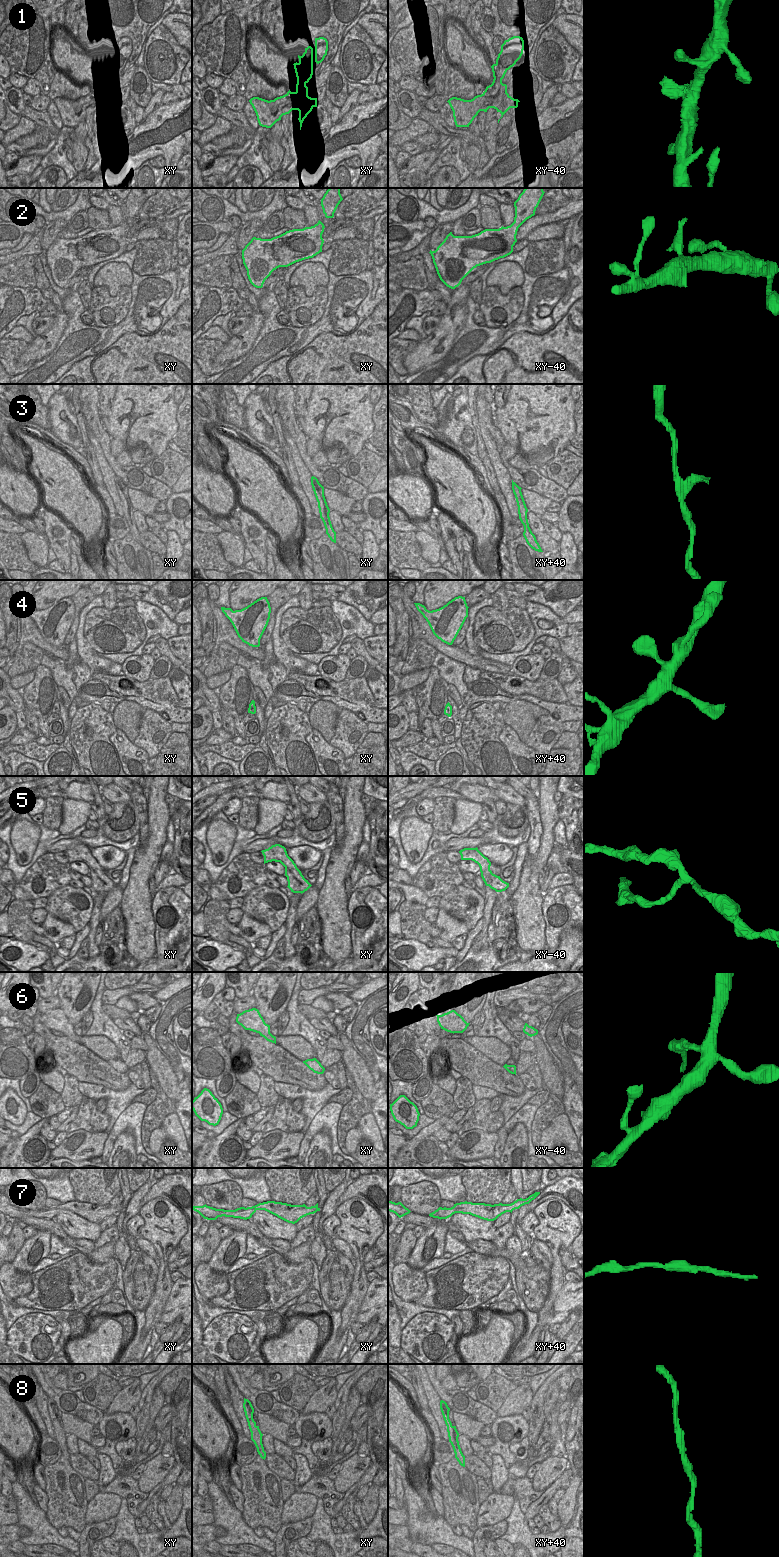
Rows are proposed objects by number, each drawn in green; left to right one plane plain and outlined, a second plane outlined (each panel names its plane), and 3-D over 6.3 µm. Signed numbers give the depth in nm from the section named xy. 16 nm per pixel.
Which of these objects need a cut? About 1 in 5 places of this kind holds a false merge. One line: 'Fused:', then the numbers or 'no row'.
Fused: 3

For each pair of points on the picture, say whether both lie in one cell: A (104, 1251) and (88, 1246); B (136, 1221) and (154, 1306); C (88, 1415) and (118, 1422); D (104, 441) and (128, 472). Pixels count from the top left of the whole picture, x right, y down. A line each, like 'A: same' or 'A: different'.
A: different
B: different
C: different
D: same

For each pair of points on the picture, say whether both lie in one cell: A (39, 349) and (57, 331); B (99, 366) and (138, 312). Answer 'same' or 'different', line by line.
A: same
B: different

